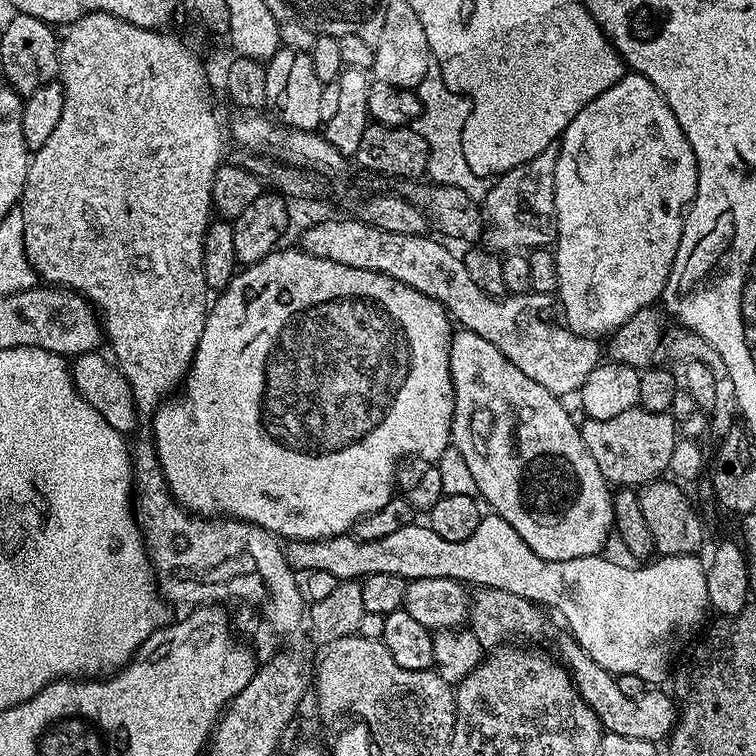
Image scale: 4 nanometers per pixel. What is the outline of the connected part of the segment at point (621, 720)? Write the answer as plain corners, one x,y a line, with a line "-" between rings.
564,634
560,640
558,660
572,675
581,698
588,703
590,710
594,710
604,732
622,734
622,738
642,738
653,742
663,741
671,733
676,724
678,709
675,699
667,691
664,693
660,692
664,690
645,690
638,698
626,698
626,694
618,690
616,676
591,660
568,634

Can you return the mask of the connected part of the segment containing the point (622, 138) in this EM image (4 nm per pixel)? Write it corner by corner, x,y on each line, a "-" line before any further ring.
629,71
622,79
610,86
594,102
577,107
576,117
569,119
564,126
564,135
558,141
556,165
554,166
554,206
556,207
556,239
554,251
558,262
558,286
555,295
558,297
558,308
564,311
563,323
576,333
577,336
591,336
593,338
607,337
622,327
638,310
651,308
664,295
664,287
670,278
670,270
674,266
674,258
678,254
678,246
684,229
684,217
688,214
688,207
696,196
698,186
698,166
694,158
694,150
682,134
682,126
678,126
678,118
674,118
674,110
662,98
662,94
650,82
650,78
639,76

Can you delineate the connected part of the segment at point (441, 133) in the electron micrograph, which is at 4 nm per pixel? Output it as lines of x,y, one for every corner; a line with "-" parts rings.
429,67
426,78
419,86
418,95
421,107
418,131
430,146
427,175
432,178
439,177
436,175
440,172
440,155
444,152
444,160
448,163
444,168
445,174
448,175
445,177
454,178
457,185
467,185
466,182
473,177
473,173
463,153
462,134
467,131
470,123
470,92
464,88
454,90
448,76
434,74
432,67

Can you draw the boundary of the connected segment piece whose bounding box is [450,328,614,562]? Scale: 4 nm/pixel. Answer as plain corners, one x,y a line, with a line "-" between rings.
465,328
452,333
450,374
454,386
450,444
466,458
466,466
470,474
474,474
479,499
485,505
488,503
495,515
510,522
510,526
518,530
518,538
522,538
538,558
562,562
603,553
608,535
611,537
614,532
613,493
602,470
598,470
598,462
594,462
594,454
590,454
586,442
582,442
580,424
572,421
571,414
564,409
565,401
538,386
534,378
522,374
494,342

